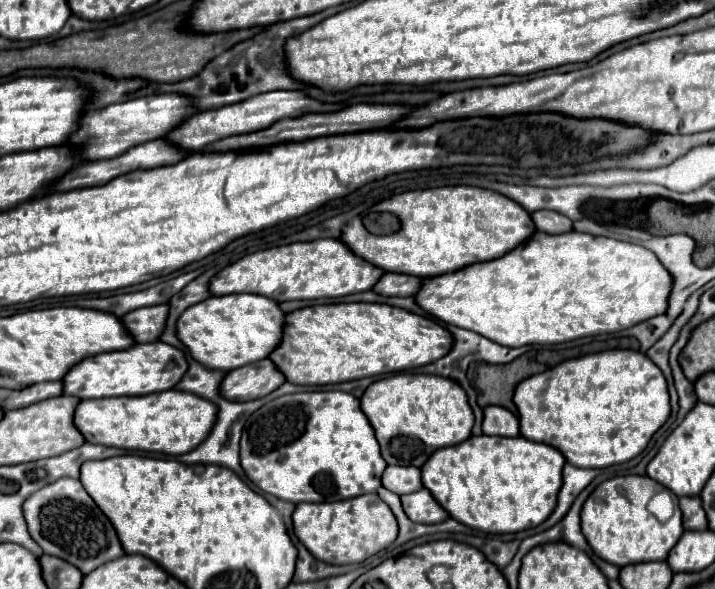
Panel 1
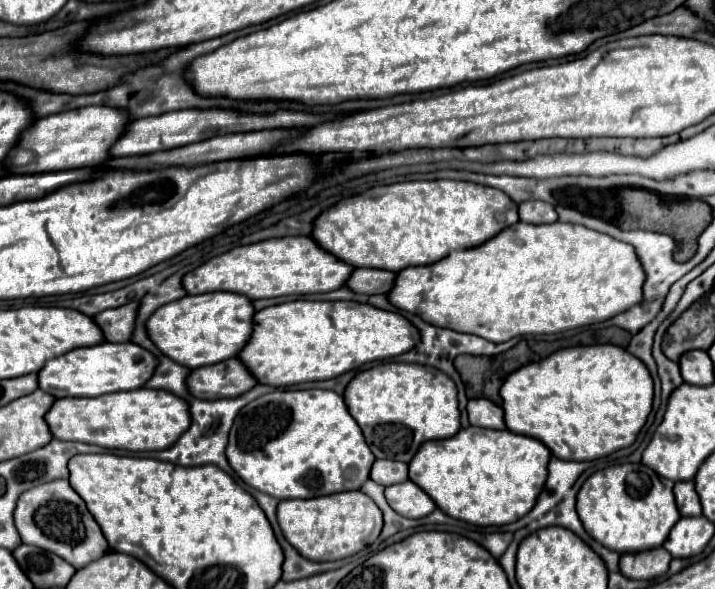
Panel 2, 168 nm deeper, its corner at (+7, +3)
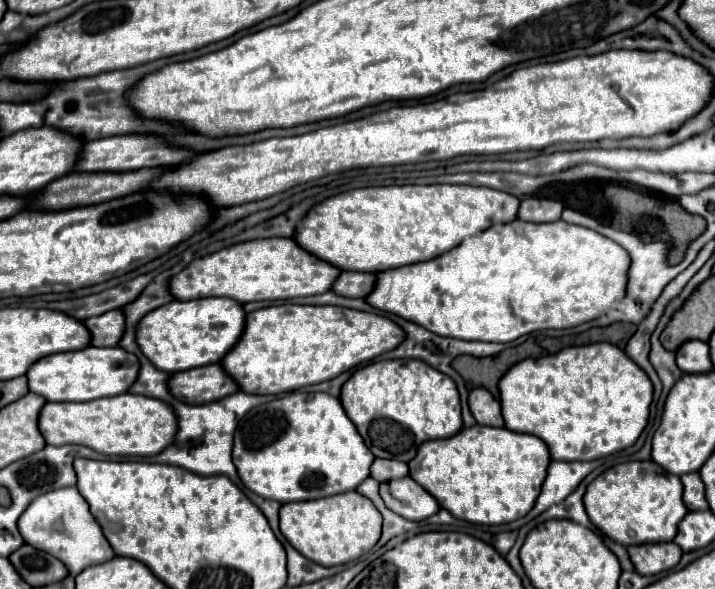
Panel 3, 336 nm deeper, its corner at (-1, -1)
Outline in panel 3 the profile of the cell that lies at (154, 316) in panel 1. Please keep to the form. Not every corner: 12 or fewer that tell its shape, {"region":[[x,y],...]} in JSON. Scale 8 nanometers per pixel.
{"region":[[108,311],[82,321],[90,345],[116,347],[122,339],[122,313]]}

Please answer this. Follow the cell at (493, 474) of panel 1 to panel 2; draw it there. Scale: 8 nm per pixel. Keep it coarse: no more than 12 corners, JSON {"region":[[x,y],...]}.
{"region":[[508,429],[426,441],[410,481],[454,519],[530,513],[550,449]]}

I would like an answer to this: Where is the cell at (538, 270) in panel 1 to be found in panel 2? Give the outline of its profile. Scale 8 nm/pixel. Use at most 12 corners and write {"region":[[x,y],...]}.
{"region":[[520,221],[388,299],[504,343],[642,303],[632,245]]}

